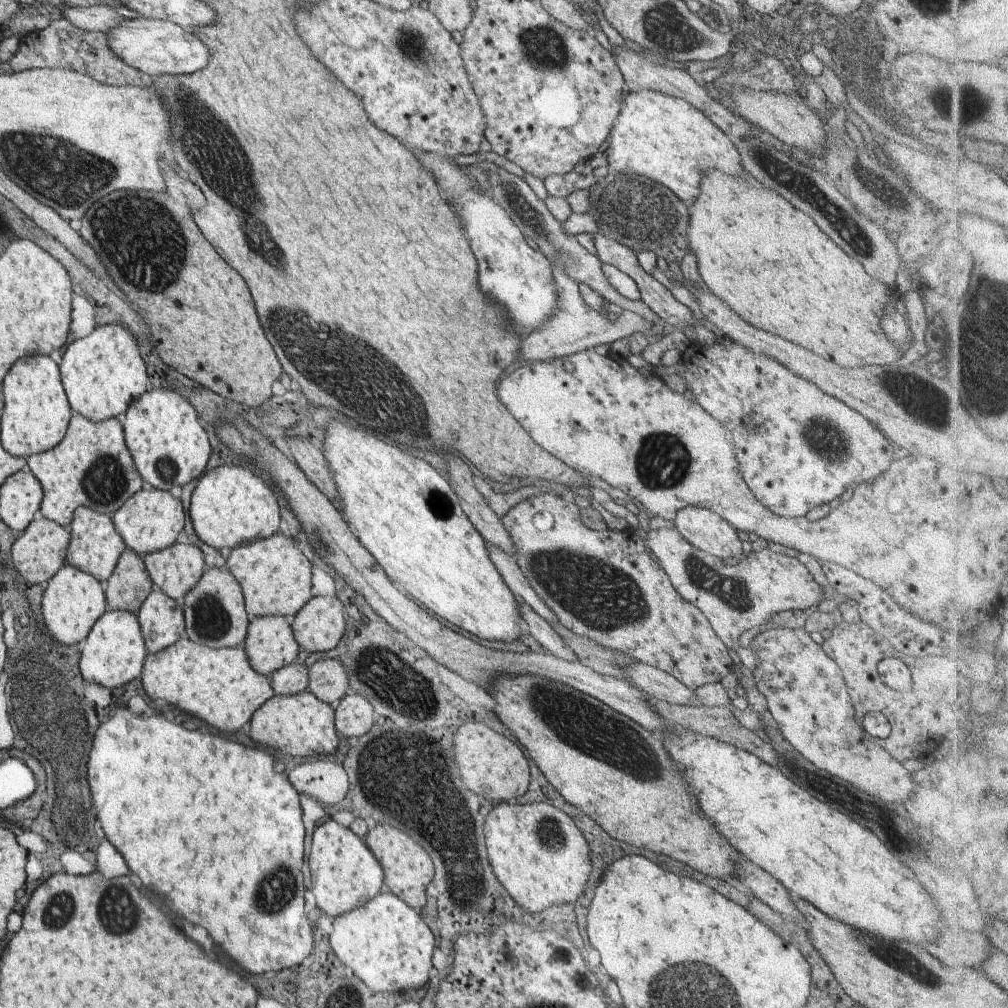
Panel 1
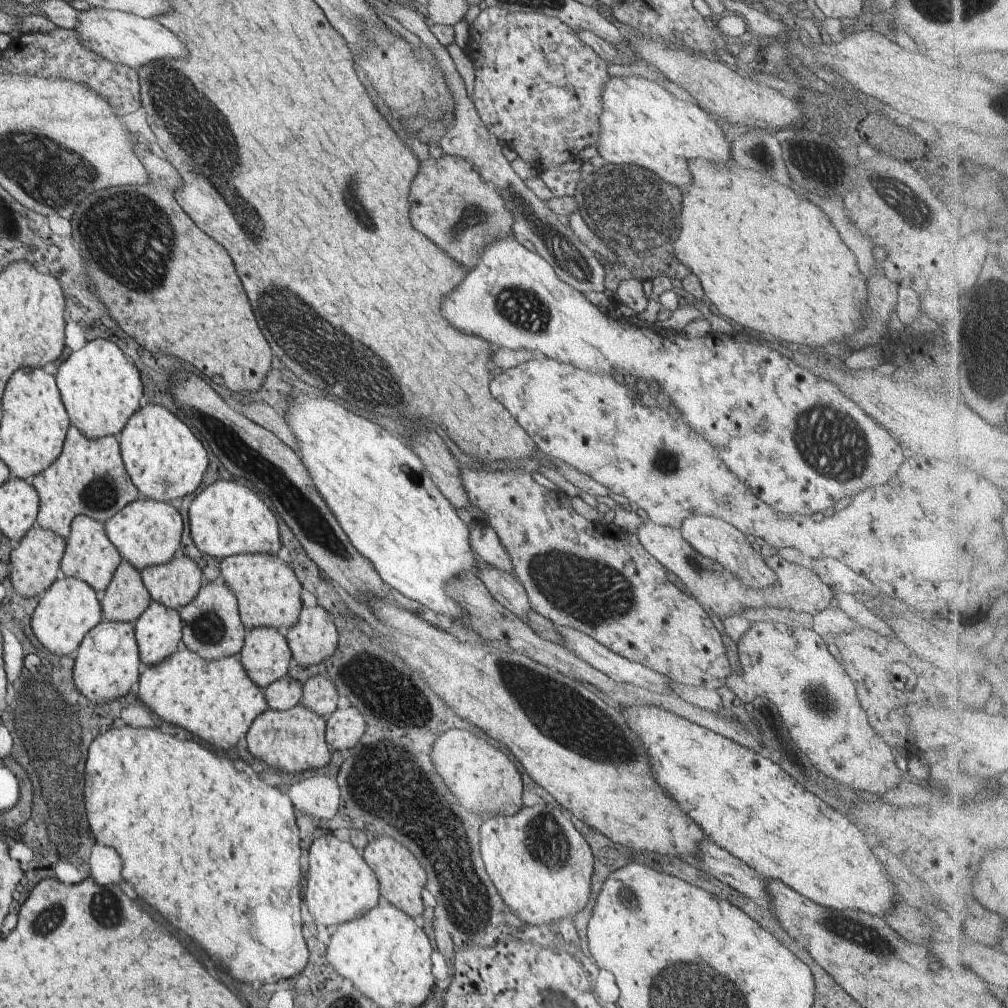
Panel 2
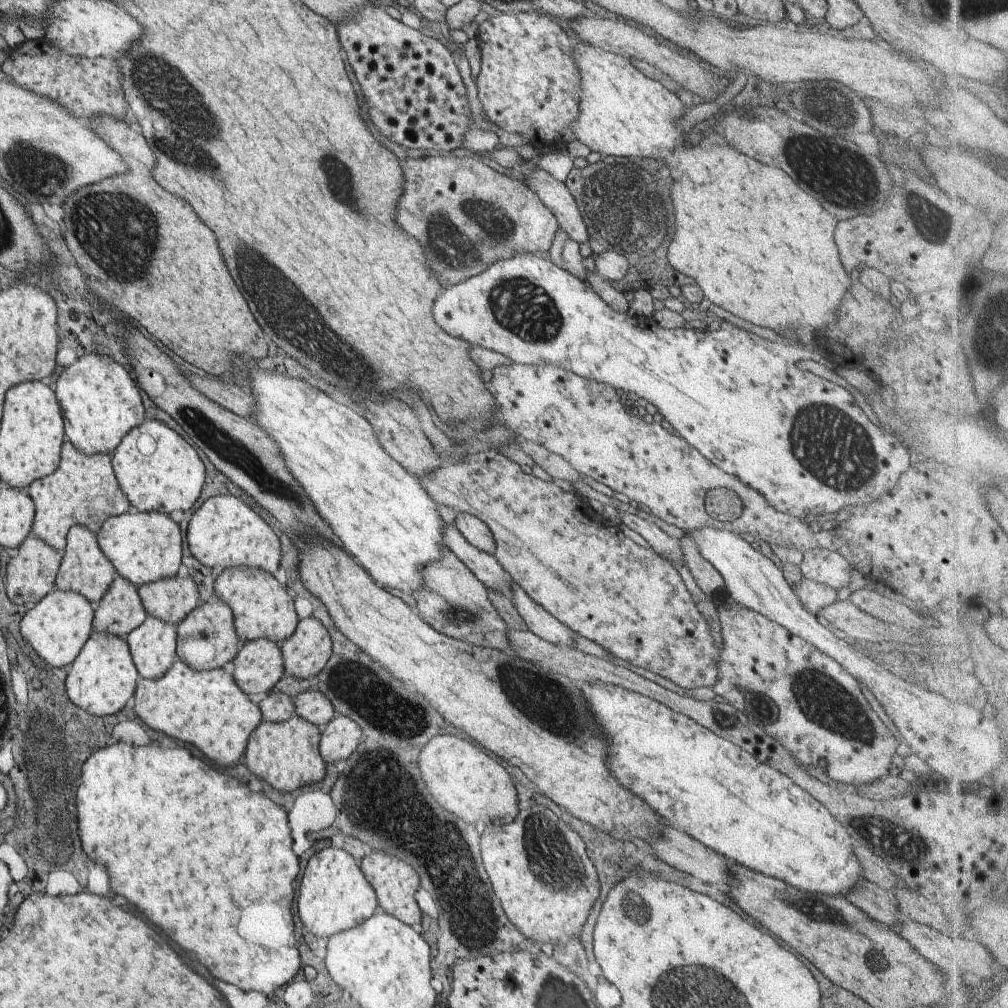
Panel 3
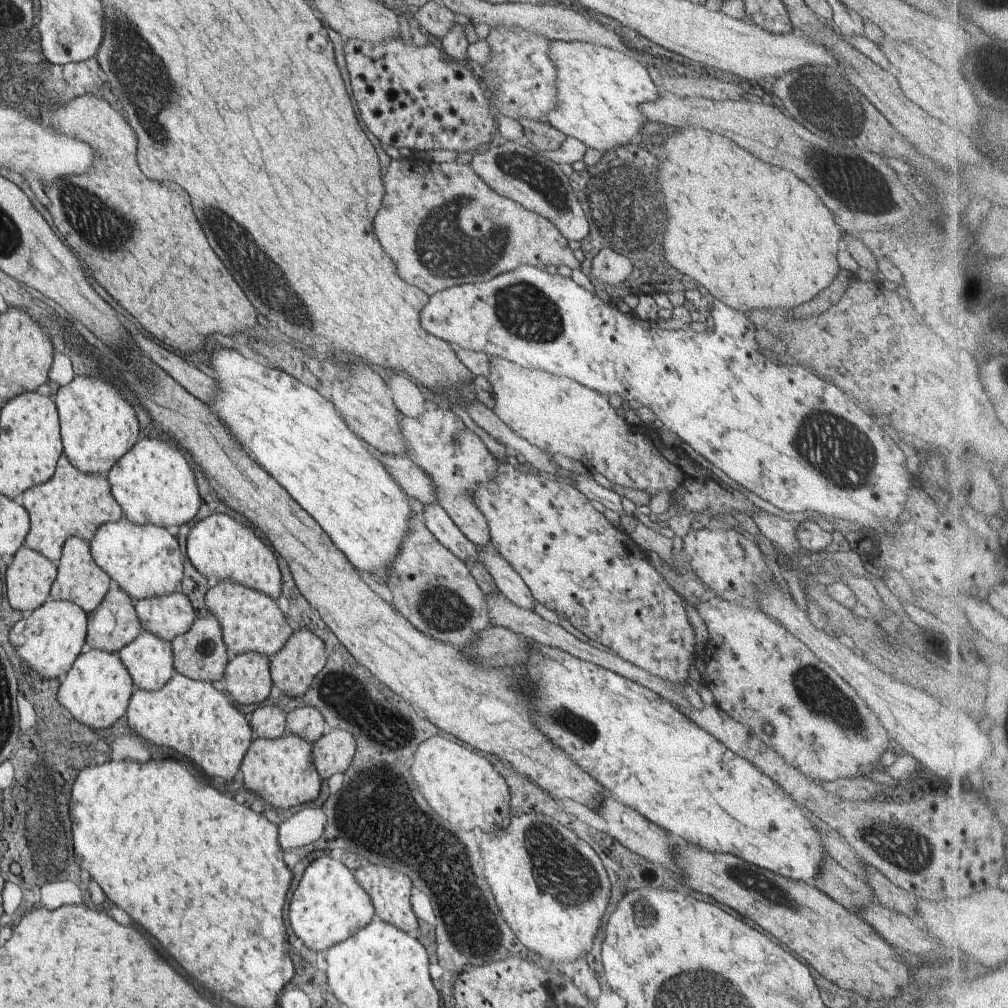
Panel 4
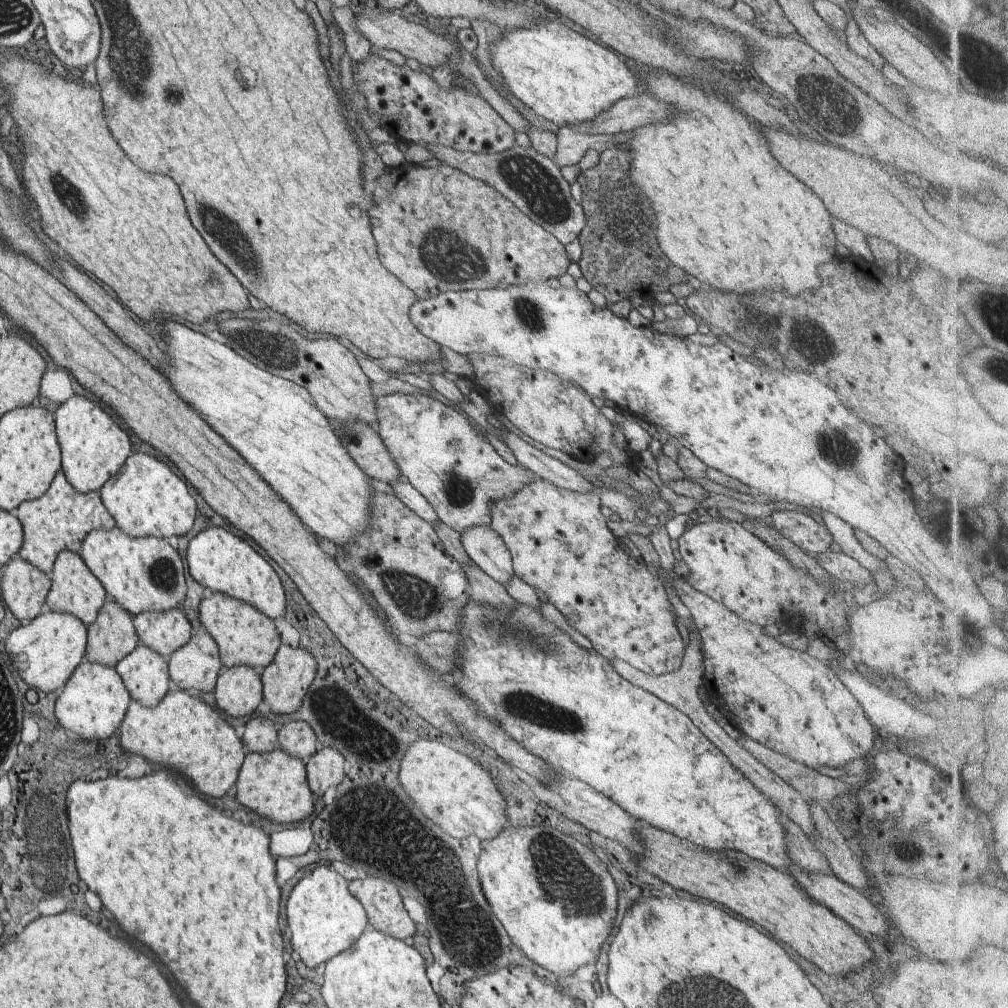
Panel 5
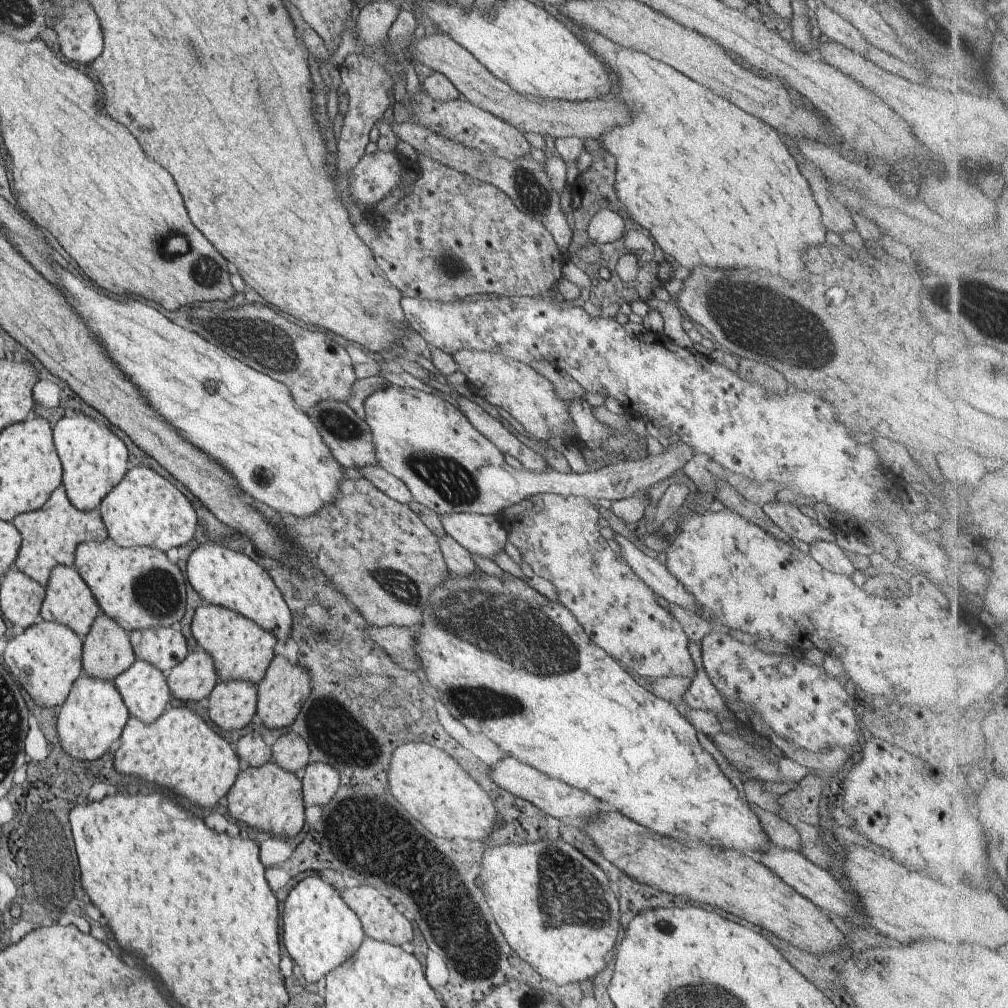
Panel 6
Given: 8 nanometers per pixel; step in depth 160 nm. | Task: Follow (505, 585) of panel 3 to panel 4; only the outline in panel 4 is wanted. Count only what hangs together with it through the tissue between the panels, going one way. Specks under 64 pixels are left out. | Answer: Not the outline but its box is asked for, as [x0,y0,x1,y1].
[423,503,477,560]

